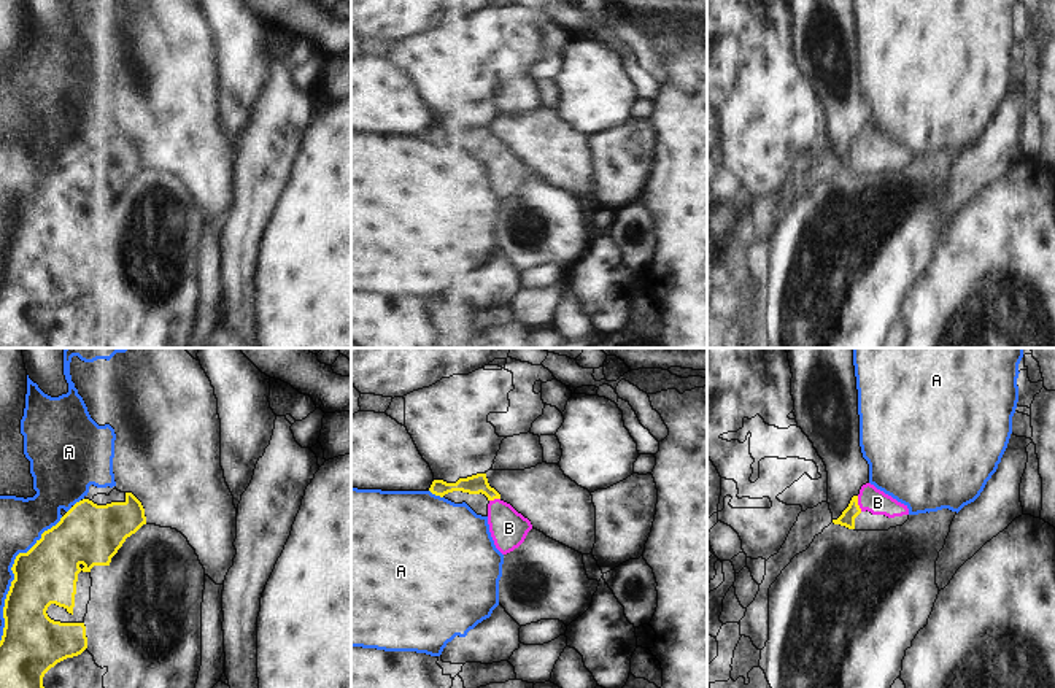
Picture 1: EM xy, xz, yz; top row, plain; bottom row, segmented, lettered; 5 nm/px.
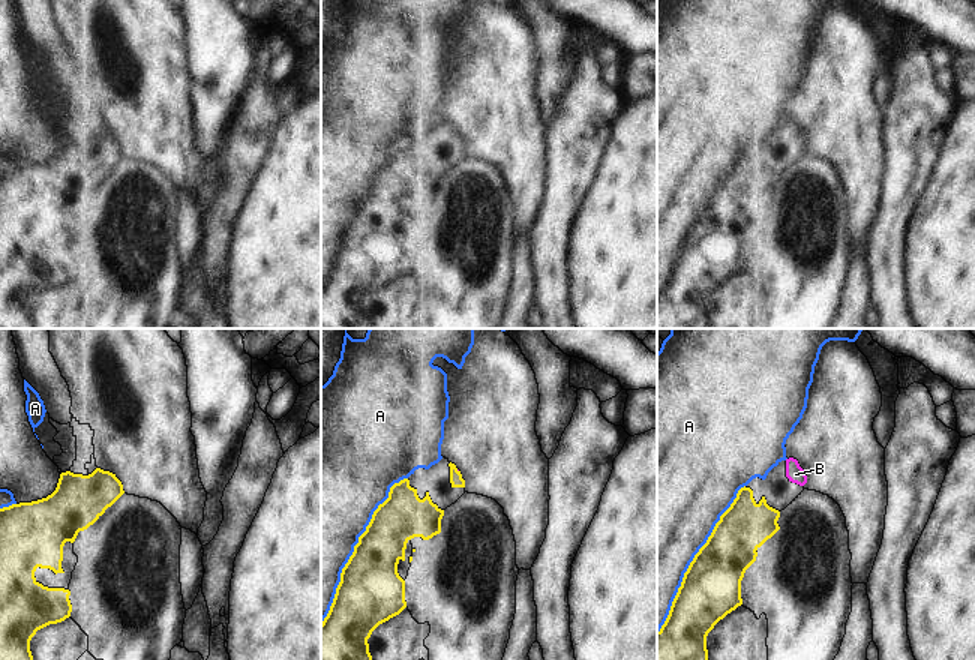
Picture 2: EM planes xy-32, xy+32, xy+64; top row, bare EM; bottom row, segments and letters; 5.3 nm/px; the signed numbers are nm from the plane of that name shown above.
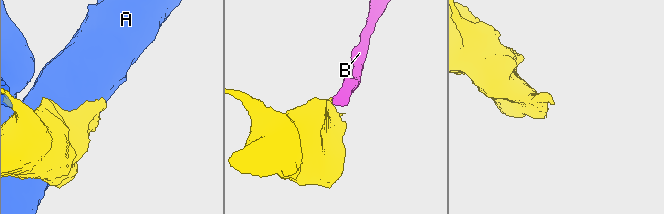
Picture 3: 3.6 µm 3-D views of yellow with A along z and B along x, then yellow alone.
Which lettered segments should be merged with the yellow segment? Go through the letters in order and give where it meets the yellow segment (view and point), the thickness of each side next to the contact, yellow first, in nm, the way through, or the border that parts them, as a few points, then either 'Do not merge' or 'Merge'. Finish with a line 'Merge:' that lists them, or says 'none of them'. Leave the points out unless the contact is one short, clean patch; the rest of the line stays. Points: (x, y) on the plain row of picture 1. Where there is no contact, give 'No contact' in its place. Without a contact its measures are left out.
A: Touches yellow at xy (15, 220). Thickness 300 nm (yellow) against 200 nm. Do not merge
B: Touches yellow at yz (857, 148). Thickness 80 nm (yellow) against 120 nm. Path across: yz (847, 162), (857, 148), (877, 146). Merge
Merge: B

